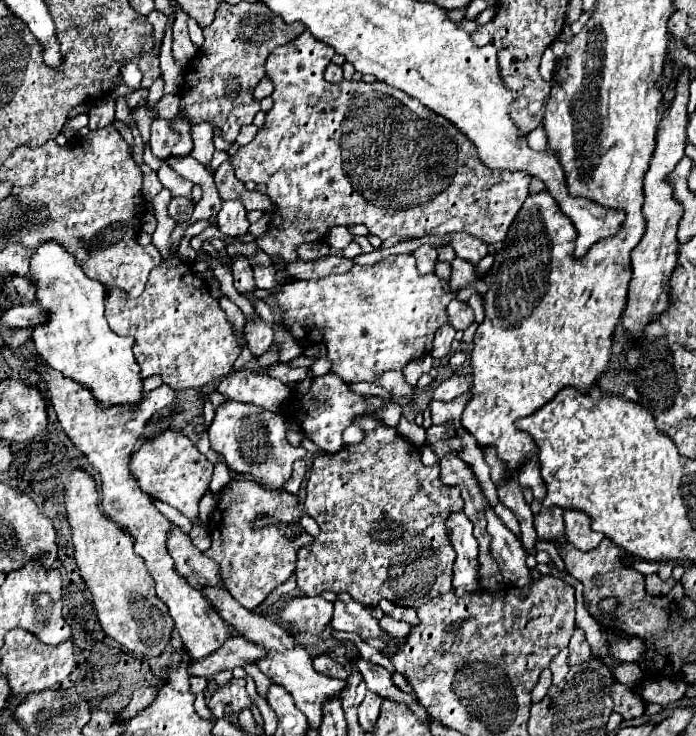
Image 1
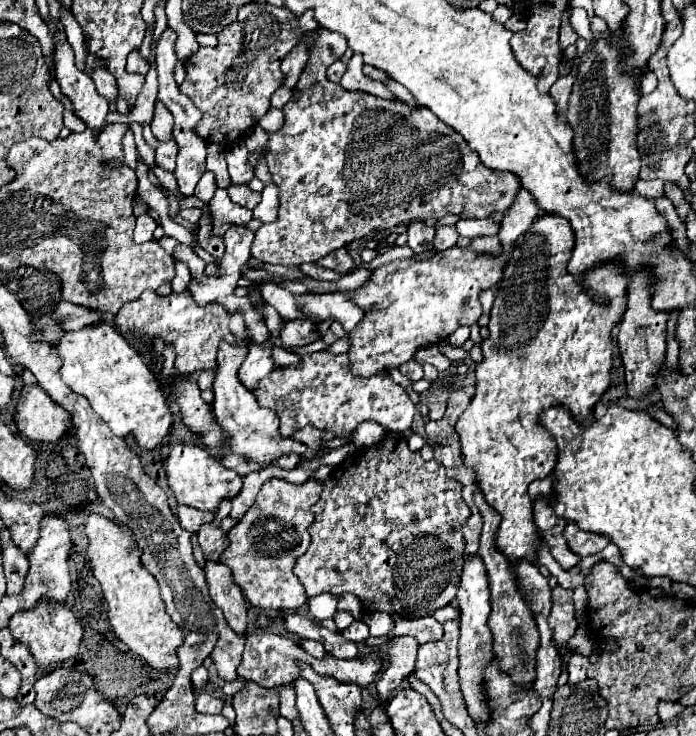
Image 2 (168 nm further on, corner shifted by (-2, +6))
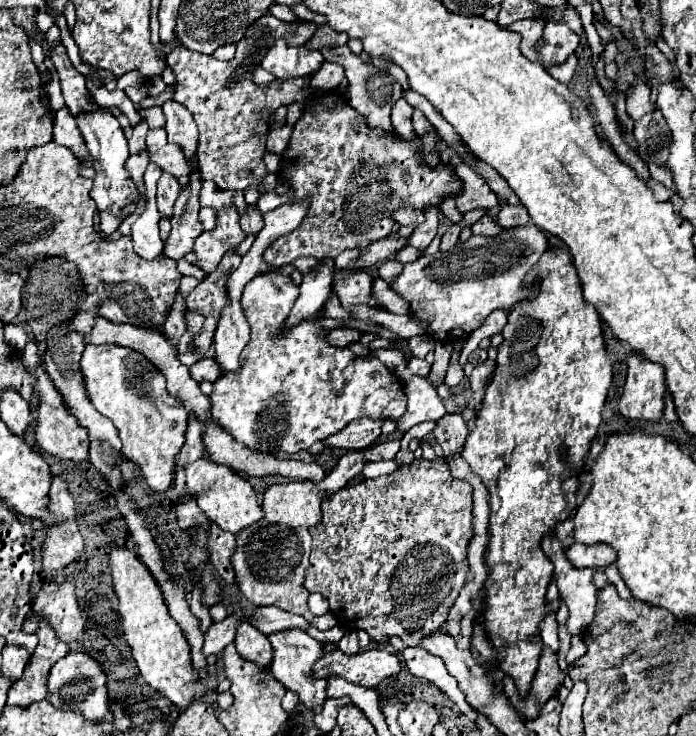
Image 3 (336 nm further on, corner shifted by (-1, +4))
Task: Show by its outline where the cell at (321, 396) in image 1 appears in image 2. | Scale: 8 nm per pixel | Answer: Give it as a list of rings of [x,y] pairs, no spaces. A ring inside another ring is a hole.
[[[329,351],[301,355],[299,367],[275,367],[267,379],[259,381],[255,397],[261,407],[273,409],[279,417],[279,437],[293,437],[297,429],[307,425],[347,437],[363,421],[375,421],[387,431],[403,433],[411,427],[415,415],[413,401],[389,373],[357,377],[351,373],[345,353],[335,355]]]

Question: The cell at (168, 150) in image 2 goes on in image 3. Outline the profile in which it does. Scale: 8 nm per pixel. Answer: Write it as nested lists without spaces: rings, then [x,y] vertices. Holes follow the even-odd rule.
[[[162,171],[162,177],[158,179],[158,211],[164,217],[172,217],[172,207],[178,197],[180,183],[174,175]]]

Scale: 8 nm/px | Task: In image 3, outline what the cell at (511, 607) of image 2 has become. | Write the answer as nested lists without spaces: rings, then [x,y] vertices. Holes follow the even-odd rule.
[[[544,649],[540,655],[538,669],[532,679],[528,695],[520,697],[514,687],[514,681],[510,681],[508,675],[502,679],[504,695],[508,697],[512,707],[524,715],[524,719],[530,719],[530,717],[536,717],[540,707],[560,689],[564,677],[566,677],[564,671],[560,671],[560,667],[558,667],[558,657],[550,649],[548,651]]]

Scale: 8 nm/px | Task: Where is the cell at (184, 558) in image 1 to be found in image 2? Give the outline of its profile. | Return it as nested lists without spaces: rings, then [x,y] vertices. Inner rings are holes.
[[[207,561],[203,571],[213,603],[225,613],[225,619],[233,627],[233,631],[247,635],[247,603],[241,589],[231,579],[229,567],[223,563]]]

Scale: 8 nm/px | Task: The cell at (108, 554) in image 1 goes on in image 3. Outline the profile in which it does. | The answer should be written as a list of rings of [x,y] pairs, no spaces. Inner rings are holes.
[[[110,545],[108,567],[112,575],[112,585],[118,595],[118,615],[122,619],[124,637],[132,649],[132,657],[144,677],[144,681],[168,697],[178,707],[188,707],[194,697],[206,693],[206,687],[200,683],[198,671],[192,667],[190,645],[182,635],[180,625],[170,617],[164,603],[162,591],[148,571],[148,567],[126,547]]]

